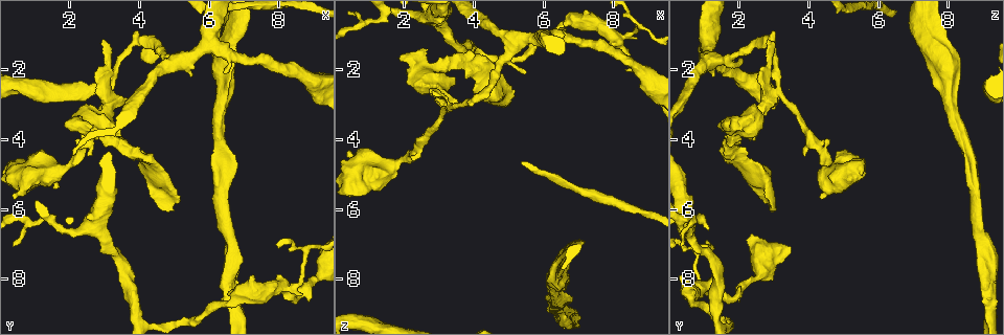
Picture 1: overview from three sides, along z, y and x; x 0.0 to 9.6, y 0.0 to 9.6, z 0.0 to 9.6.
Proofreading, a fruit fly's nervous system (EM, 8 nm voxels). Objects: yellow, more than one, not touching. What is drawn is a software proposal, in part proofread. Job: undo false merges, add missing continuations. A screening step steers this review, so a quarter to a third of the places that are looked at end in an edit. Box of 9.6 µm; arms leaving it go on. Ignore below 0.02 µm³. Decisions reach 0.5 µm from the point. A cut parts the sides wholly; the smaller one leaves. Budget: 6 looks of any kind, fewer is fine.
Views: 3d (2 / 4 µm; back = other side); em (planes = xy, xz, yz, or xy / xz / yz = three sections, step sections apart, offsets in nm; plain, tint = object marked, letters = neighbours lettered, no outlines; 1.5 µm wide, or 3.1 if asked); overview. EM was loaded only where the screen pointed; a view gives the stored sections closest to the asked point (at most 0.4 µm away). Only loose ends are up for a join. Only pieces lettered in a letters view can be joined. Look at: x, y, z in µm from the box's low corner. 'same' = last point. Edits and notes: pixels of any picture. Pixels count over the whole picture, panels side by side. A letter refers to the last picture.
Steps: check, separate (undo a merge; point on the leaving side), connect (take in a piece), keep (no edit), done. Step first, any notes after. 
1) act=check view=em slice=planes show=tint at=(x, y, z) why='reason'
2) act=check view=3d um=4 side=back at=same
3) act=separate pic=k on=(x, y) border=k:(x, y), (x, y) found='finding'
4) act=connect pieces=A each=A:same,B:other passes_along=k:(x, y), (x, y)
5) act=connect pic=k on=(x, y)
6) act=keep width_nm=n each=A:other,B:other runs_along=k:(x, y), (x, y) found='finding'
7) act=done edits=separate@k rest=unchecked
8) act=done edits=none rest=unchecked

act=check view=3d um=4 at=(7.05, 0.75, 6.95) why='stops while still wide'

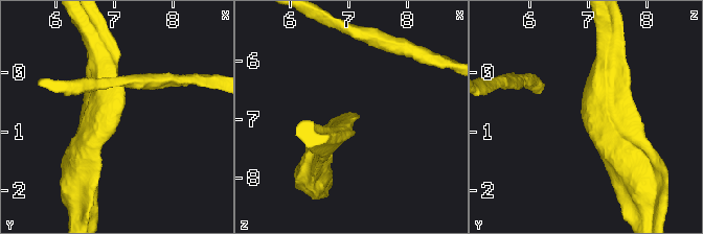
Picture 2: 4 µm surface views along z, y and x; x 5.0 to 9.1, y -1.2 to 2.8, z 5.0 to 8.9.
act=check view=em slice=planes show=letters at=(7.10, 0.70, 7.00)

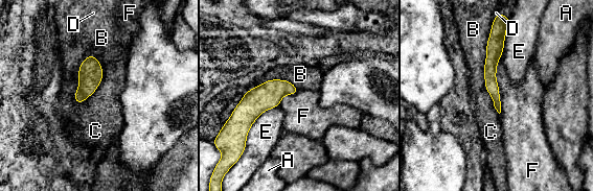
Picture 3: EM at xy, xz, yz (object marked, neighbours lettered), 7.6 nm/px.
act=keep each=A:other,B:other,C:other,D:other,E:other,F:other runs_along=3:(495, 29), (491, 85), (498, 106) found='no lettered piece goes on from it'

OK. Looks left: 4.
act=check view=em slice=yz step=4 show=tint at=(2.95, 1.15, 2.85) why='branch stops here'

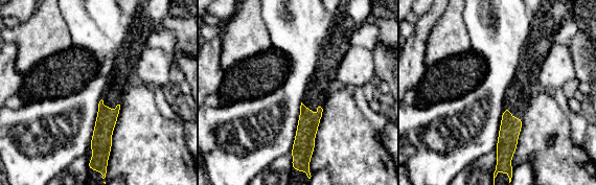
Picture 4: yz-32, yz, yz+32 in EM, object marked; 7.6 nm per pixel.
act=check view=em slice=planes show=letters at=same

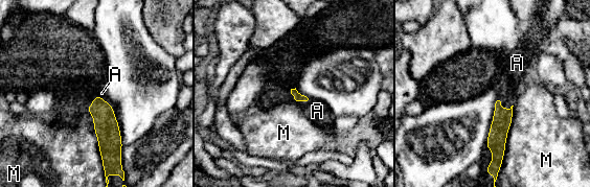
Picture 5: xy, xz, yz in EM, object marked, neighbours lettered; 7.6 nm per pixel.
act=connect pieces=A each=A:same,M:other passes_along=5:(502, 118), (502, 108), (511, 78) found='it goes on there'

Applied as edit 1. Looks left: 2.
act=done edits=connect@5 rest=unchecked

